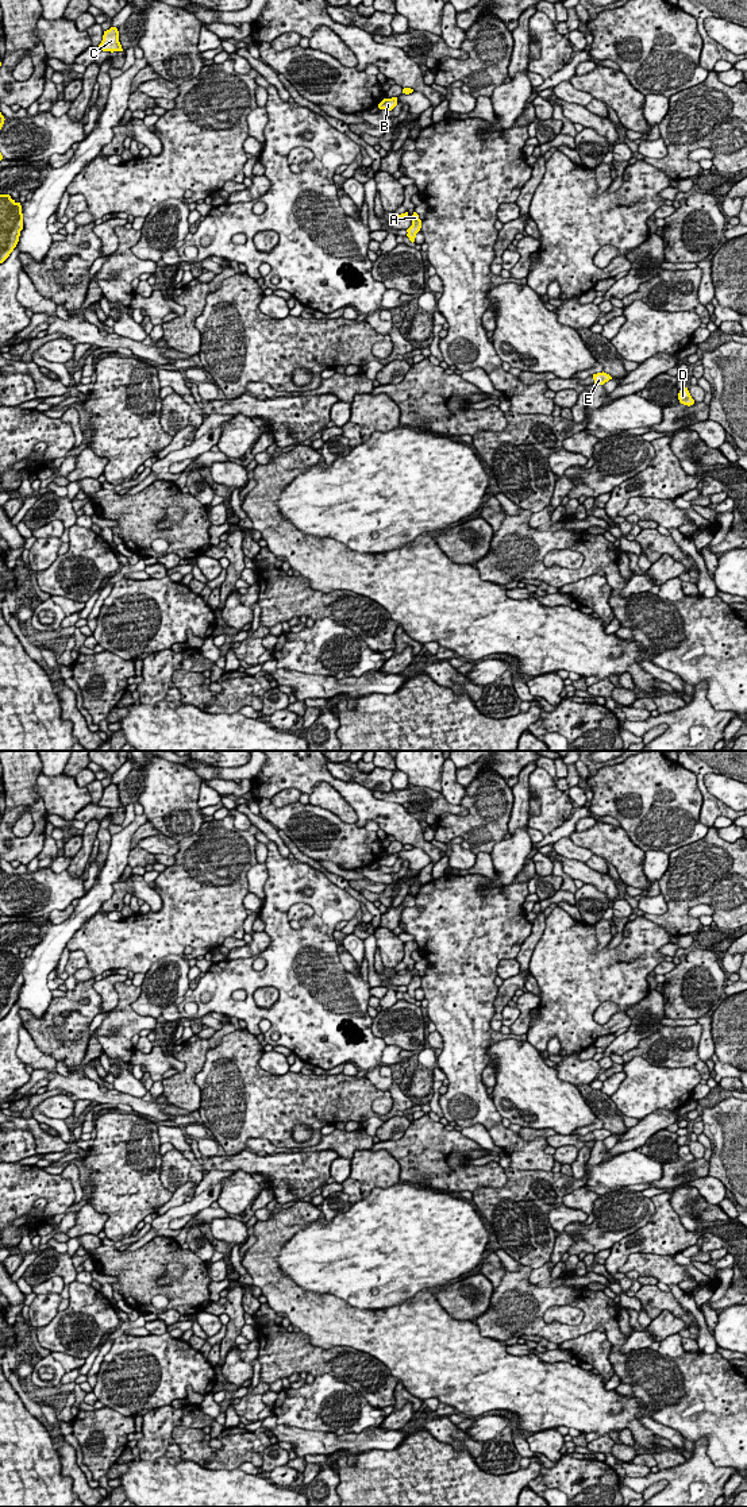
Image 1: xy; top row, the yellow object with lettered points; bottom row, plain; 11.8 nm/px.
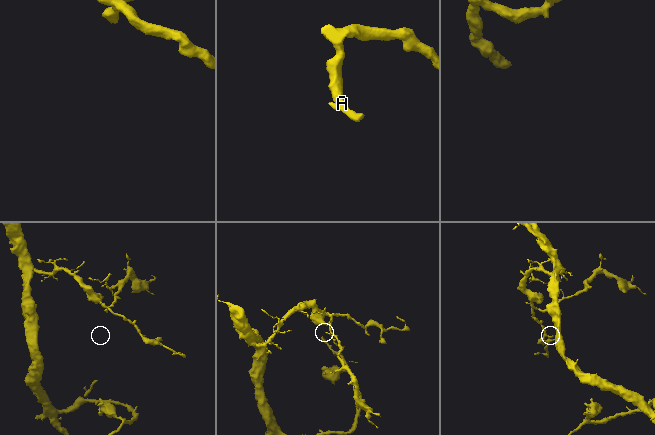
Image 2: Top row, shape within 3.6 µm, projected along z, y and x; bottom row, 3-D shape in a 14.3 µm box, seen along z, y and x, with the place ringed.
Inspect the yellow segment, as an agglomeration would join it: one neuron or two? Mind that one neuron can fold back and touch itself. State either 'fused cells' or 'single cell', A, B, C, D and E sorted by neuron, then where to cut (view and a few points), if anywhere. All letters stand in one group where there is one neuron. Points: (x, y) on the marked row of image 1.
single cell; A B C D E; no cut

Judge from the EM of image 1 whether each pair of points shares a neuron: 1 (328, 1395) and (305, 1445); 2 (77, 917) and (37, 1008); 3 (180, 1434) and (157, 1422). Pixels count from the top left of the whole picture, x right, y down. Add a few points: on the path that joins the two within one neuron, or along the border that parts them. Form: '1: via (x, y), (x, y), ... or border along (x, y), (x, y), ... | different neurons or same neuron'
1: border along (281, 1423), (289, 1428), (343, 1434) | different neurons
2: via (56, 940), (37, 967), (37, 985) | same neuron
3: border along (200, 1428), (173, 1430), (180, 1459) | different neurons

